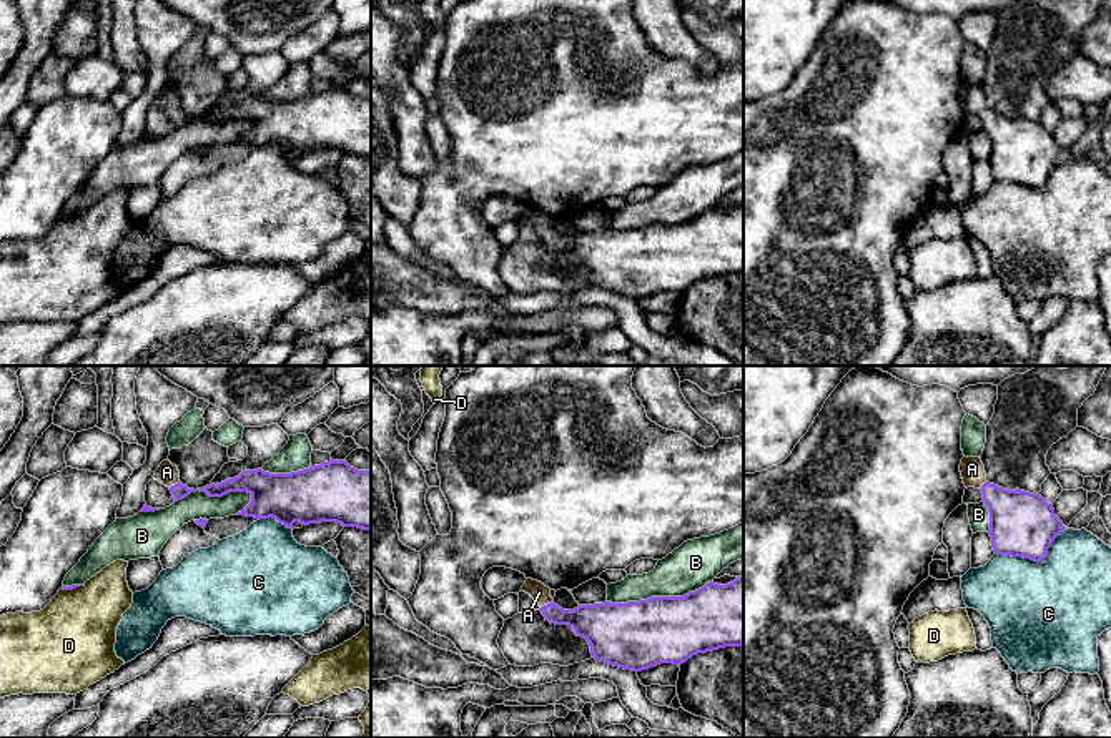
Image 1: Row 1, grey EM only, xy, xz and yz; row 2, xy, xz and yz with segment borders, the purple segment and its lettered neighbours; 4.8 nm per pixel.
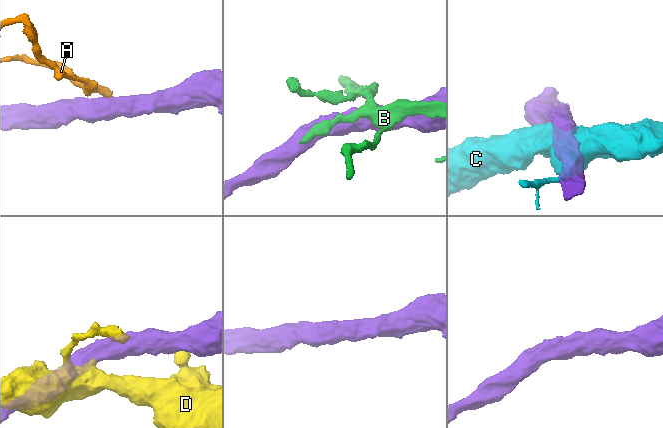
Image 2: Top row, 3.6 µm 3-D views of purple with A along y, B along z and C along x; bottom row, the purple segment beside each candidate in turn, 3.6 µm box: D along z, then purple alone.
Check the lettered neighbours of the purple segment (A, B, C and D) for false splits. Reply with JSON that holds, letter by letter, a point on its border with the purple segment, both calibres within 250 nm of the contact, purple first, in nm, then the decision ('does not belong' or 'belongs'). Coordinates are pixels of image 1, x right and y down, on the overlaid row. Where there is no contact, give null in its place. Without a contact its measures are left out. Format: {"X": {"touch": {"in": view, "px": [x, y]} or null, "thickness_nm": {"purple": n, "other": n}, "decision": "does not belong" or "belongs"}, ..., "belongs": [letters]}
{"A": {"touch": {"in": "xz", "px": [548, 604]}, "thickness_nm": {"purple": 180, "other": 90}, "decision": "belongs"}, "B": {"touch": {"in": "xz", "px": [659, 597]}, "thickness_nm": {"purple": 340, "other": 220}, "decision": "does not belong"}, "C": {"touch": {"in": "yz", "px": [1035, 560]}, "thickness_nm": {"purple": 320, "other": 500}, "decision": "does not belong"}, "D": {"touch": {"in": "xy", "px": [70, 589]}, "thickness_nm": {"purple": 20, "other": 420}, "decision": "does not belong"}, "belongs": ["A"]}

